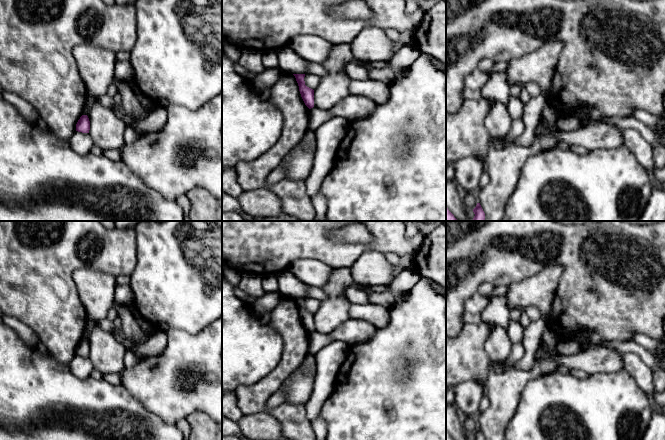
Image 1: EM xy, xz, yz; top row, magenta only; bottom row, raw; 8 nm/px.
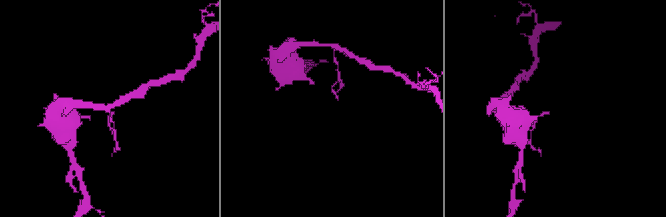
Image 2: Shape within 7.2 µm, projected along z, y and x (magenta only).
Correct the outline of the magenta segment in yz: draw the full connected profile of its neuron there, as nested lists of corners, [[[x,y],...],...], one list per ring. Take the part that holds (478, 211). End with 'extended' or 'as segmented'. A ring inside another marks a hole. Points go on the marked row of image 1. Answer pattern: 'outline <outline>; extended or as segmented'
outline [[[477,203],[476,207],[473,209],[473,212],[475,214],[473,221],[485,221],[485,213],[480,203]]]; as segmented

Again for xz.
outline [[[293,74],[299,86],[299,91],[305,105],[311,109],[314,107],[314,90],[305,85],[305,74]]]; as segmented

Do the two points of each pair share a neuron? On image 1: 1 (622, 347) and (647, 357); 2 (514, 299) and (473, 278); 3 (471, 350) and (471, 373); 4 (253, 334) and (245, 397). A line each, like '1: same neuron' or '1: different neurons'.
1: same neuron
2: different neurons
3: same neuron
4: different neurons

